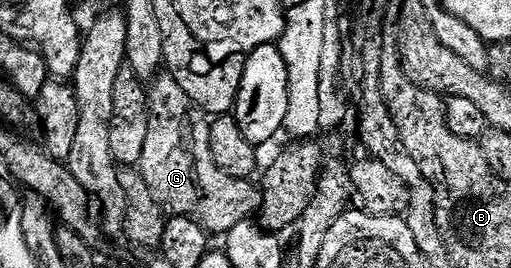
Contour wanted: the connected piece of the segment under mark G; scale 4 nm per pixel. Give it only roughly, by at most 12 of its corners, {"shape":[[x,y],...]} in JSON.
{"shape":[[177,79],[147,94],[137,166],[171,217],[211,235],[252,220],[260,186],[213,163],[211,121]]}

